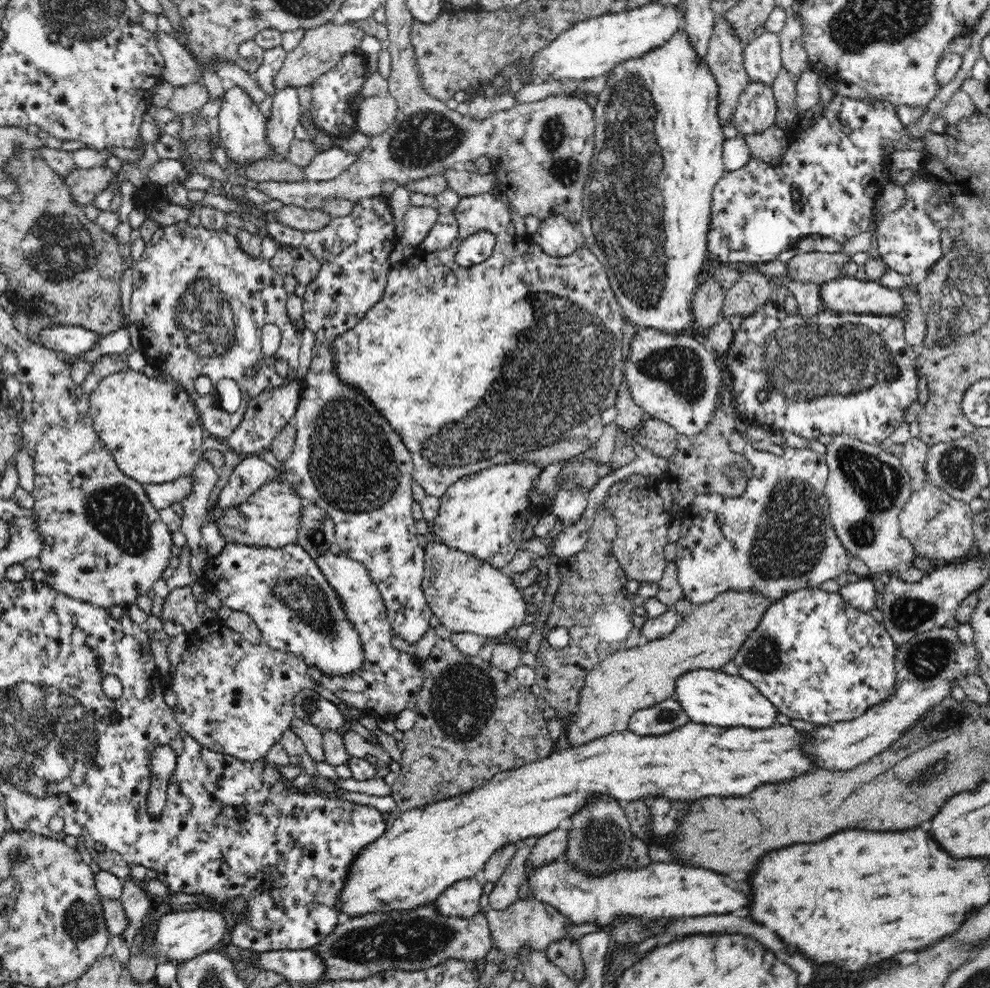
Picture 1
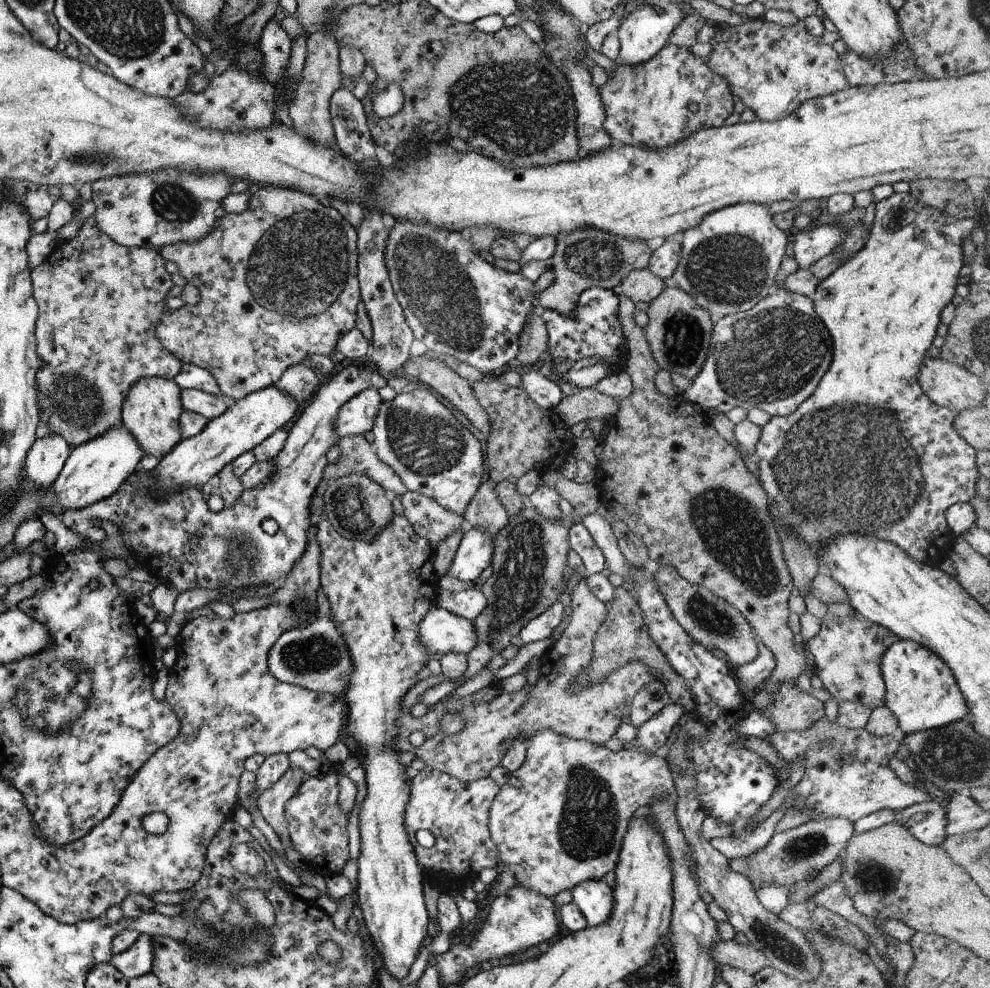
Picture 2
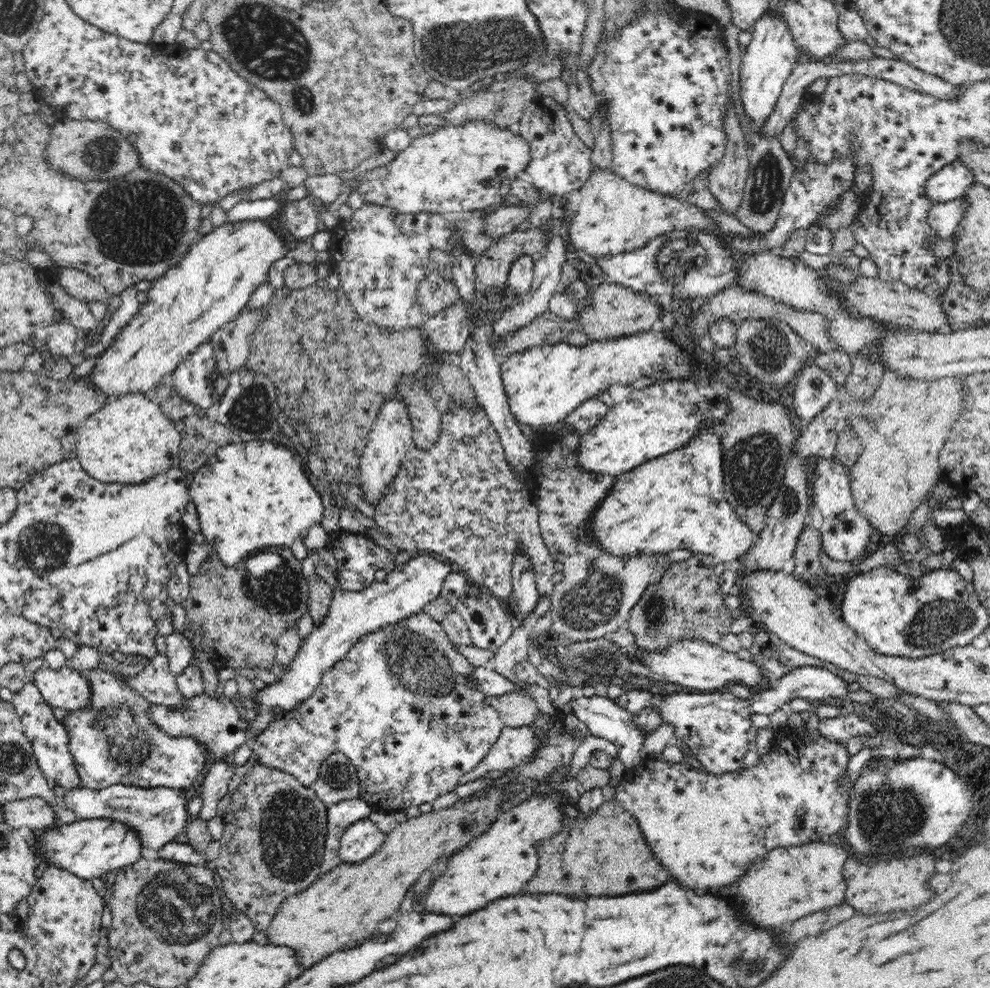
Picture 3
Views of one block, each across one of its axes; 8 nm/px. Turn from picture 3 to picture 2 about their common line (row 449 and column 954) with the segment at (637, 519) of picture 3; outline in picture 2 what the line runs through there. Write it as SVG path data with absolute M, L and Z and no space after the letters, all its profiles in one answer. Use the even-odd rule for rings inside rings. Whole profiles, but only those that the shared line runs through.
M903 639L893 642L883 652L879 670L885 686L884 705L895 715L899 735L941 728L967 714L951 668L947 668L943 660L925 646Z

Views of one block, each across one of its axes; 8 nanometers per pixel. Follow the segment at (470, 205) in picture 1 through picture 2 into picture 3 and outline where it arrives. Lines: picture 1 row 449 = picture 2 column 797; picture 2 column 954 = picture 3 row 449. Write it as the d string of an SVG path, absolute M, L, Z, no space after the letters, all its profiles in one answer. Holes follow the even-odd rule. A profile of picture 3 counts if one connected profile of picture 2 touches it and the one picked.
M481 407L480 412L469 412L466 408L454 408L450 414L443 416L441 422L441 431L439 441L427 451L417 449L415 446L409 450L406 461L400 463L398 474L392 478L392 482L388 484L387 490L383 493L382 499L375 504L375 516L373 519L376 521L377 526L382 528L390 534L390 540L398 549L405 551L415 551L417 553L435 554L439 558L449 559L458 570L464 572L470 579L478 585L486 588L489 592L499 598L511 598L511 564L516 555L516 546L521 546L530 555L532 561L538 594L541 597L550 598L553 593L554 582L554 563L555 560L551 553L547 550L547 545L543 541L541 535L541 528L538 522L538 509L536 509L536 493L534 491L534 479L528 478L525 481L518 481L514 477L514 471L510 470L506 458L504 456L504 449L500 442L500 437L496 432L490 420L486 417L485 411ZM252 441L252 442L237 442L234 444L227 444L221 446L216 450L213 456L208 459L204 466L200 467L195 473L190 476L189 480L189 498L194 504L199 520L200 532L205 537L205 542L211 546L211 549L216 553L222 564L225 567L231 567L238 562L244 560L244 558L250 558L256 553L260 553L271 547L291 547L292 542L312 525L320 522L322 518L322 499L316 490L310 485L310 482L306 479L306 476L302 473L302 464L300 463L300 457L294 451L294 448L284 447L283 445L274 445L273 441Z

